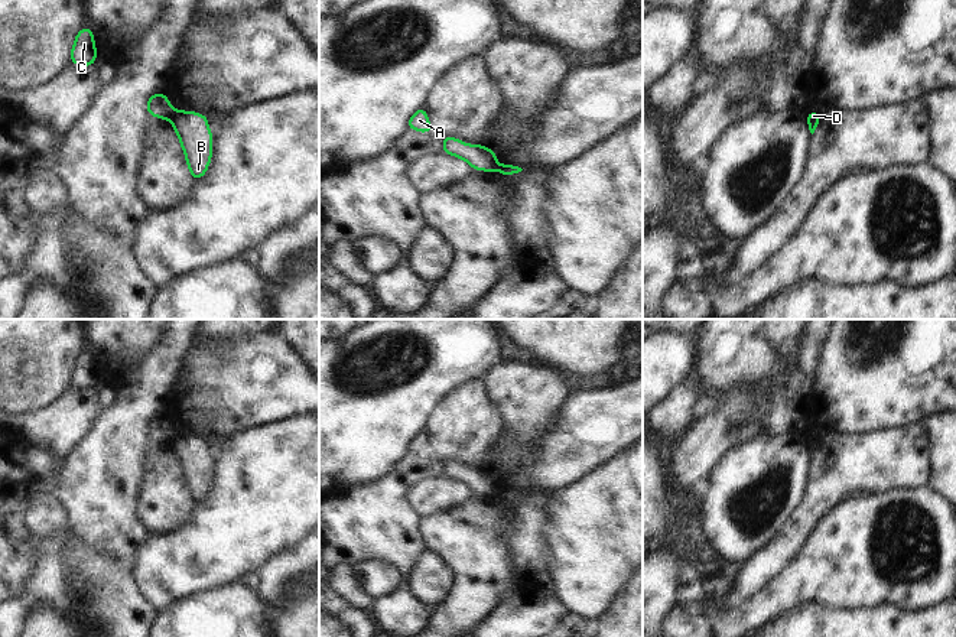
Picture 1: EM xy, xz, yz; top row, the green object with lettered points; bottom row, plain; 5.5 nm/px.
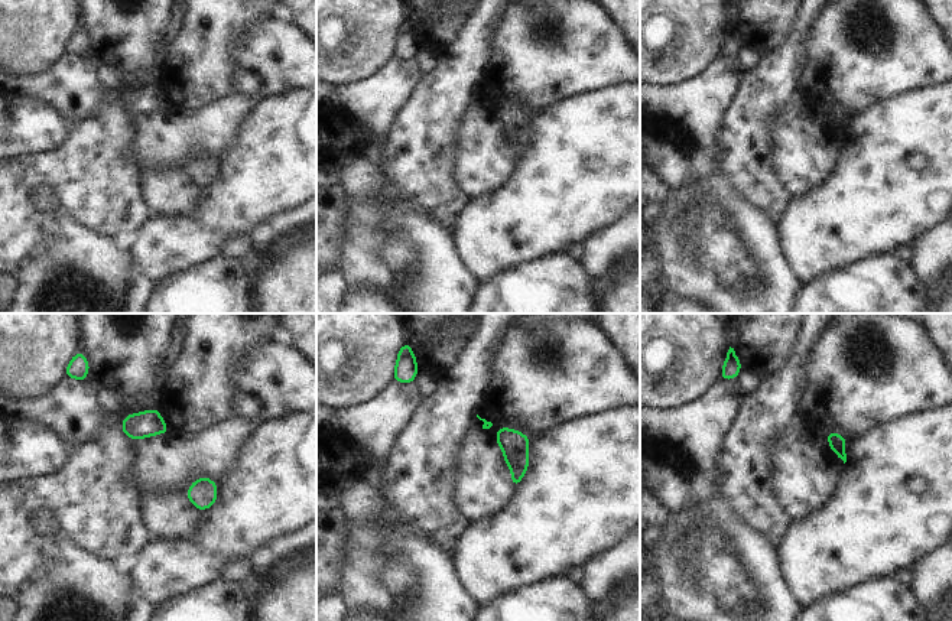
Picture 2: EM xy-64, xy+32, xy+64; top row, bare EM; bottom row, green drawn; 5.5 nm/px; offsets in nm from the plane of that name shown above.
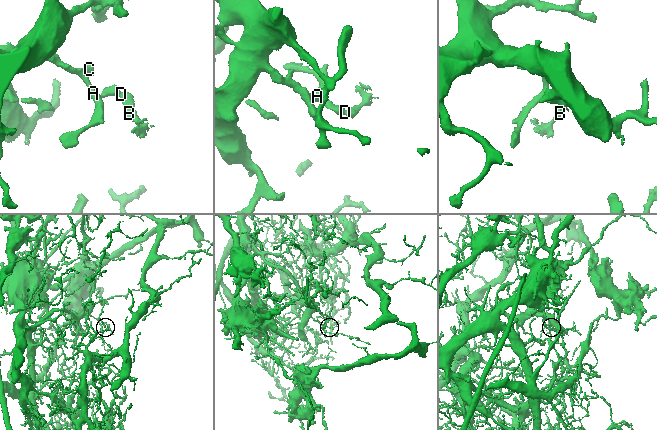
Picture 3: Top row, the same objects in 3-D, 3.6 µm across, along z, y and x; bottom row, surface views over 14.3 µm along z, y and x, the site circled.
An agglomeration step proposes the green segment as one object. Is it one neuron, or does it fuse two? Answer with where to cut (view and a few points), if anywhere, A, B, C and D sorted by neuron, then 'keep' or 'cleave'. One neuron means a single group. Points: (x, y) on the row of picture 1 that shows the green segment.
xy (175, 110), (169, 120) | A C / B D | cleave

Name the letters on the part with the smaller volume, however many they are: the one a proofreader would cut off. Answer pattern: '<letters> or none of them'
B, D

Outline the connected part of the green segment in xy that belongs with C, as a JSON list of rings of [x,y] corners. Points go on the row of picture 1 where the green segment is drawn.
[[[90,26],[75,35],[69,61],[78,66],[92,66],[97,62],[97,46]]]

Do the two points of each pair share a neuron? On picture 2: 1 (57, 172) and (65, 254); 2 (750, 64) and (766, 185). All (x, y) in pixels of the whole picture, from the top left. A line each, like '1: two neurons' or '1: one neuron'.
1: two neurons
2: two neurons

